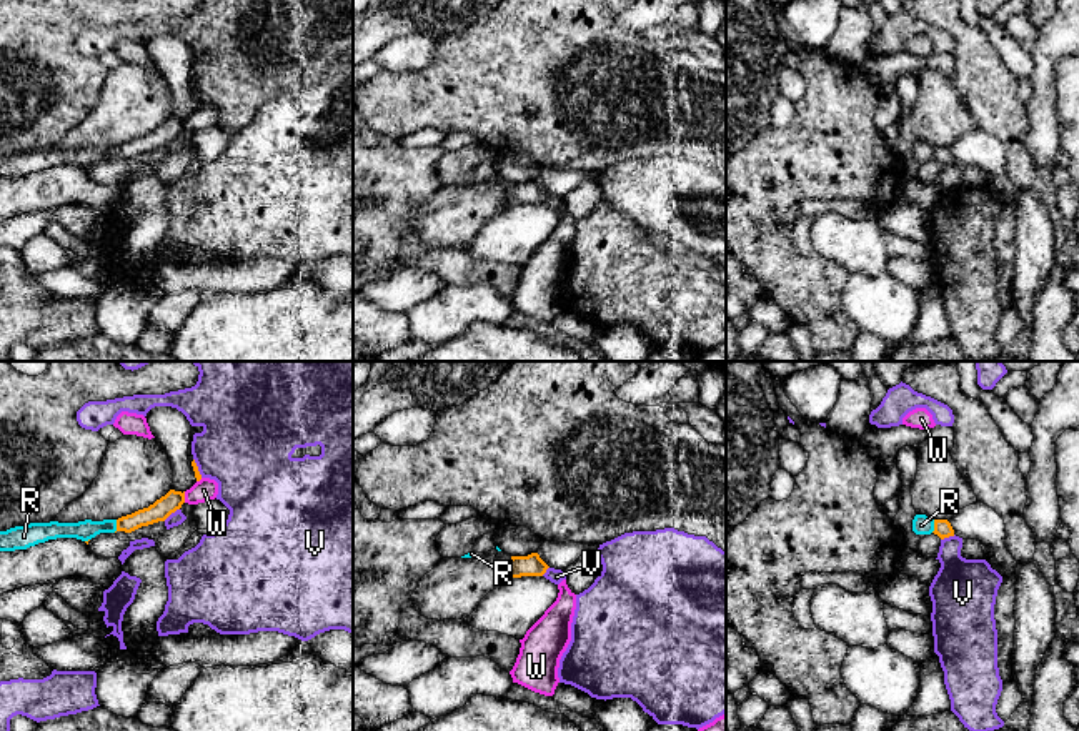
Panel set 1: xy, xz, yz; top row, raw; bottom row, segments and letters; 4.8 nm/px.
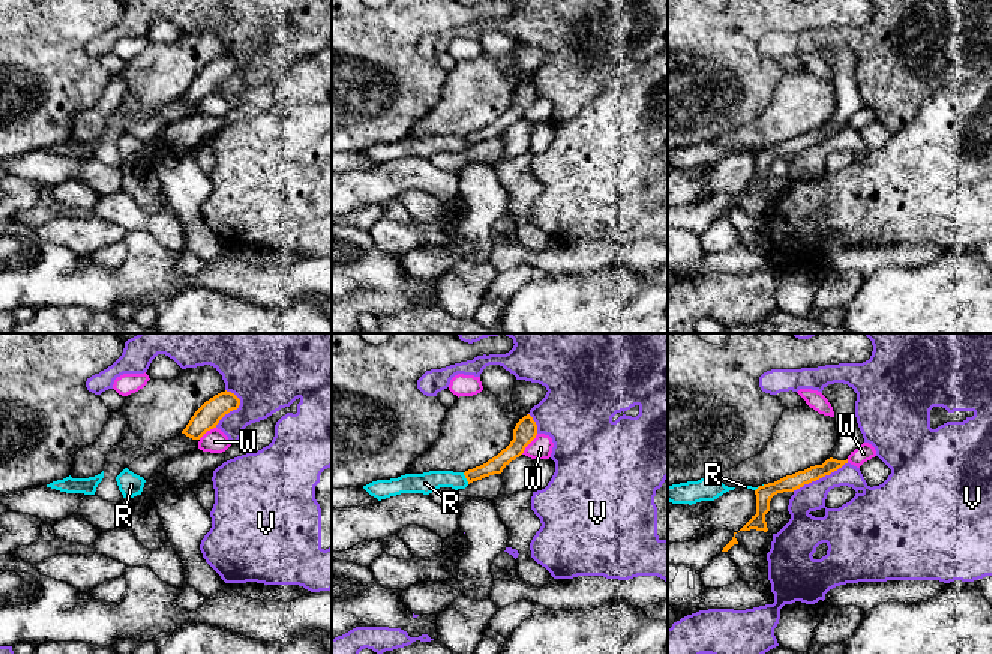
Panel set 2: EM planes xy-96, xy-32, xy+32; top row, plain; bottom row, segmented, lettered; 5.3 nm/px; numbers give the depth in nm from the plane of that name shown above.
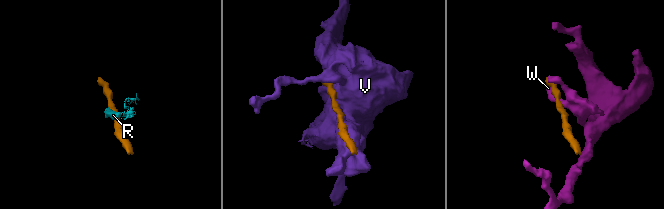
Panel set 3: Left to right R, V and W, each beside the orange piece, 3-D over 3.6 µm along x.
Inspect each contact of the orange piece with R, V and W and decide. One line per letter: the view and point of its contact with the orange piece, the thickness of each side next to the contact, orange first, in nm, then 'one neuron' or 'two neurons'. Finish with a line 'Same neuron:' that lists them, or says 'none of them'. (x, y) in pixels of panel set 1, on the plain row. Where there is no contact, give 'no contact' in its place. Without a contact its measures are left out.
R: meets orange in xy at (117, 154); 100 nm thick on the orange side, 100 nm on the other; two neurons
V: meets orange in xy at (170, 140); 100 nm thick on the orange side, 70 nm on the other; two neurons
W: meets orange in xy at (183, 124); 100 nm thick on the orange side, 110 nm on the other; two neurons
Same neuron: none of them

